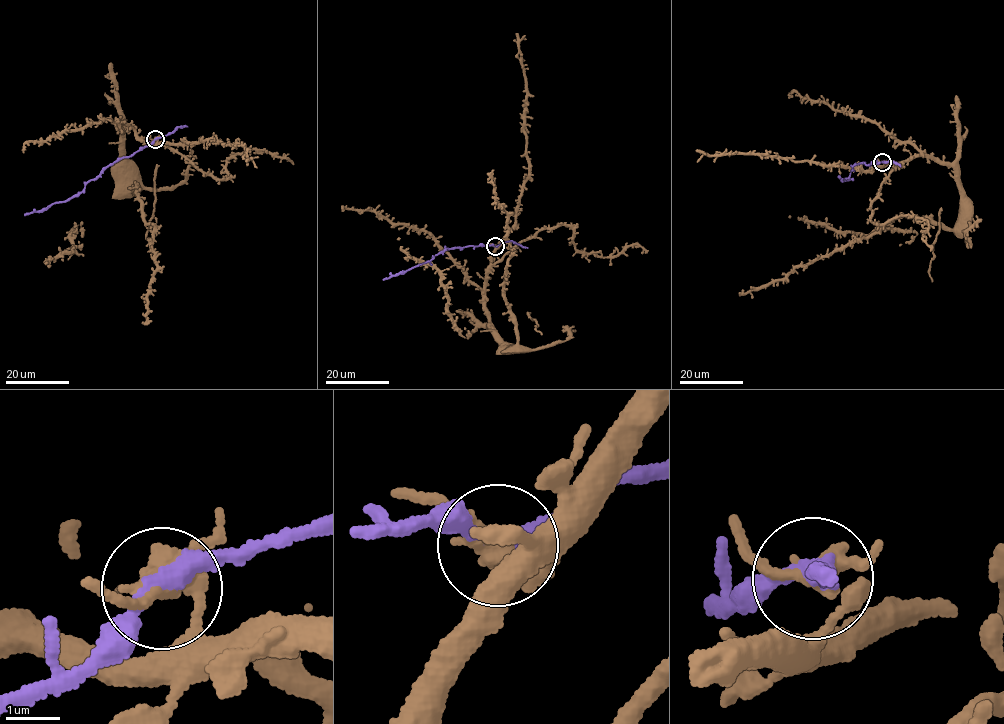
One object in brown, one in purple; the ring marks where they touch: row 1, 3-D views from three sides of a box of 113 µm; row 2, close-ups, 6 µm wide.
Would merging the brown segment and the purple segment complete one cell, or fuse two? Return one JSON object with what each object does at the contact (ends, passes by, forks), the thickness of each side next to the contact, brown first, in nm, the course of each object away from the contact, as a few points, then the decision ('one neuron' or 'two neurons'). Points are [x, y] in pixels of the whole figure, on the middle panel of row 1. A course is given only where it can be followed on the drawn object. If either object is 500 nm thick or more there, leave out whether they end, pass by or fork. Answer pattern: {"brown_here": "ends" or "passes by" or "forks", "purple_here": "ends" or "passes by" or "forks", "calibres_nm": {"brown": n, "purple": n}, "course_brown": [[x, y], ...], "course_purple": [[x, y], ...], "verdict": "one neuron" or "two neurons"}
{"brown_here": "forks", "purple_here": "passes by", "calibres_nm": {"brown": 260, "purple": 280}, "course_brown": [[496, 246], [485, 283], [485, 311], [490, 327], [510, 347], [517, 337], [503, 284], [512, 249], [493, 169]], "course_purple": [[496, 246], [445, 249], [428, 261], [383, 280]], "verdict": "two neurons"}

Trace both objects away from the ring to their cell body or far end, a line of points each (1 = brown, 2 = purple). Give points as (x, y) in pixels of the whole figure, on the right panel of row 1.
1: (882, 162), (928, 155), (954, 168), (960, 193), (955, 229), (895, 218), (781, 279), (739, 293)
2: (882, 162), (866, 165), (861, 162), (853, 166), (848, 179), (840, 178)

